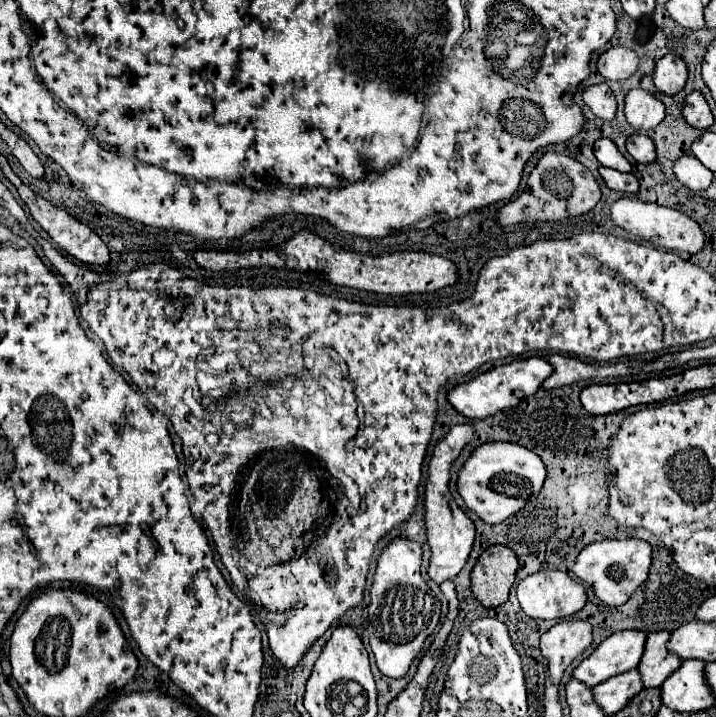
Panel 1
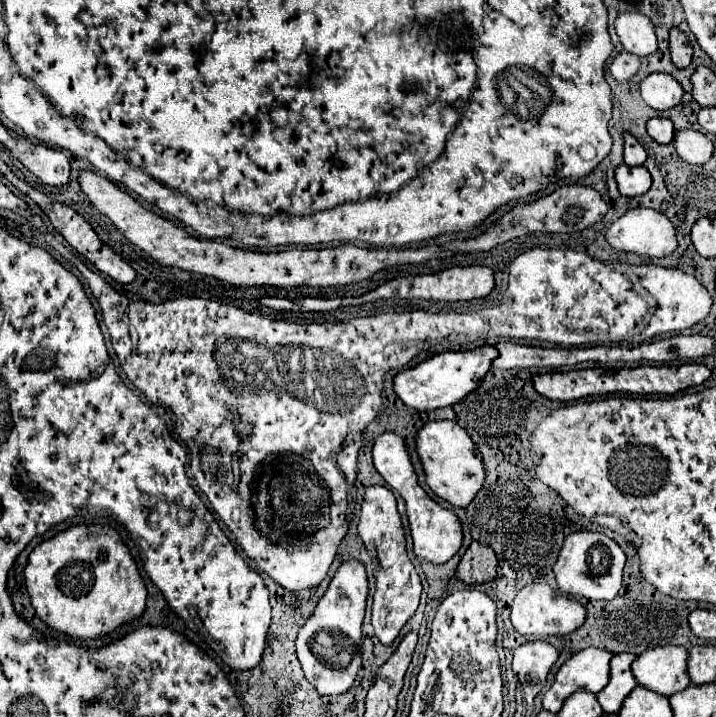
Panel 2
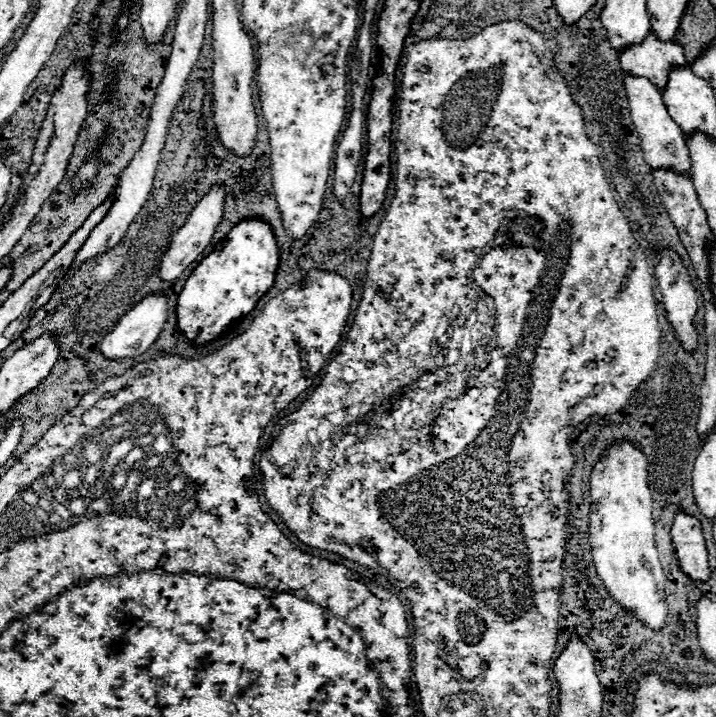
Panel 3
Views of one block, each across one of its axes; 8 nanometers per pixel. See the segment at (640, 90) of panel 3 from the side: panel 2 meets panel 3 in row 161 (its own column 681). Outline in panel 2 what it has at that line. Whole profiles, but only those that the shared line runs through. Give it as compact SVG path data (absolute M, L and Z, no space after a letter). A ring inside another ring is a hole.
M658 646L642 652L632 672L644 688L658 694L672 696L690 686L688 676L688 648L686 646Z

